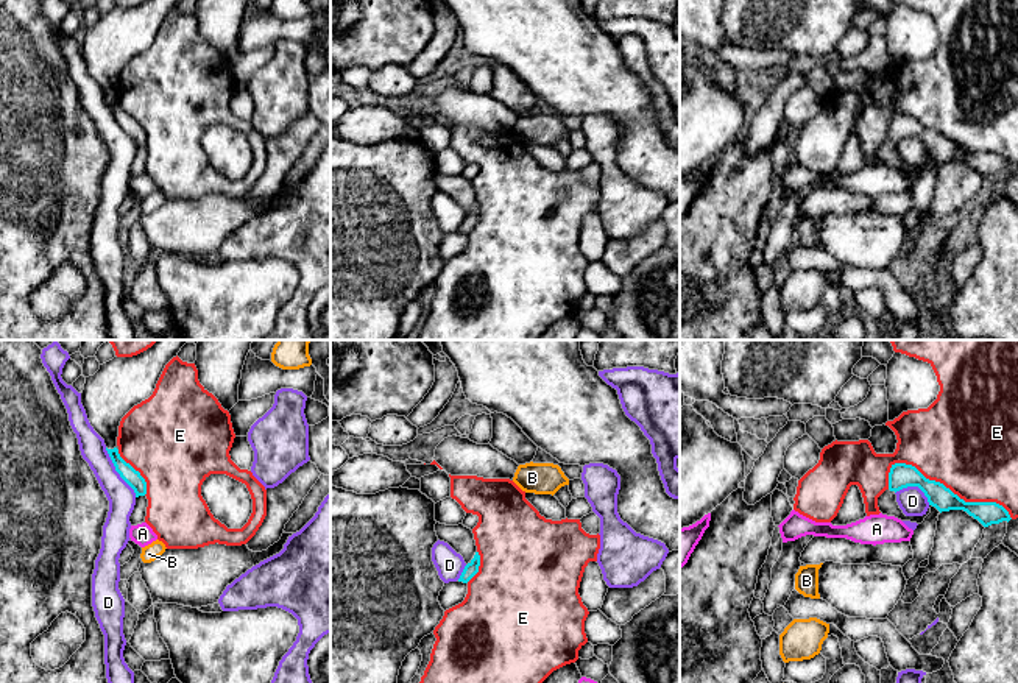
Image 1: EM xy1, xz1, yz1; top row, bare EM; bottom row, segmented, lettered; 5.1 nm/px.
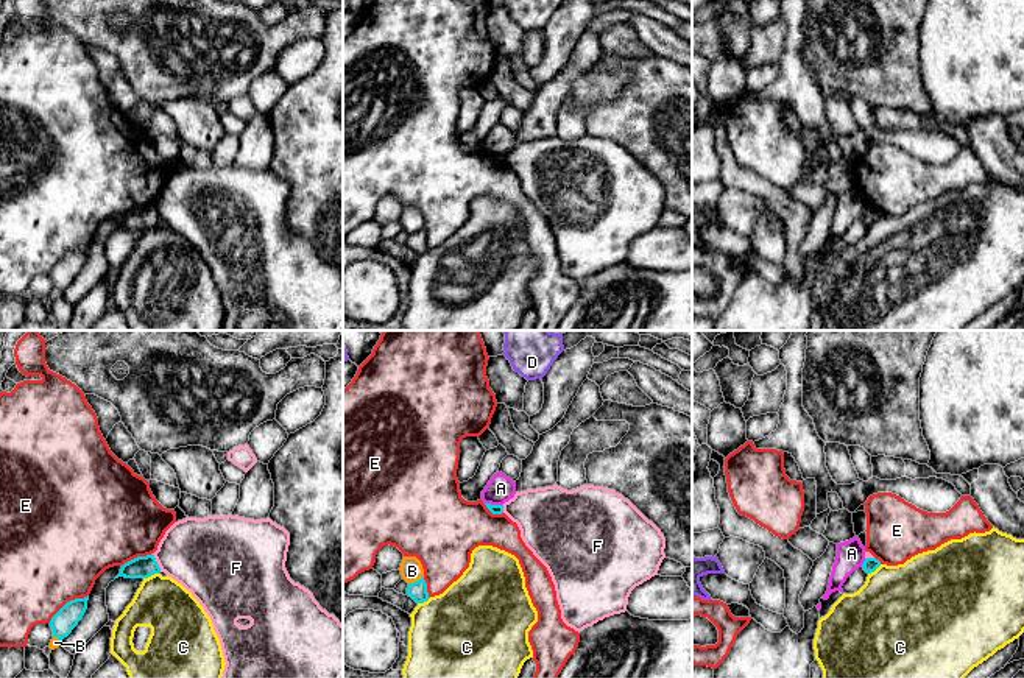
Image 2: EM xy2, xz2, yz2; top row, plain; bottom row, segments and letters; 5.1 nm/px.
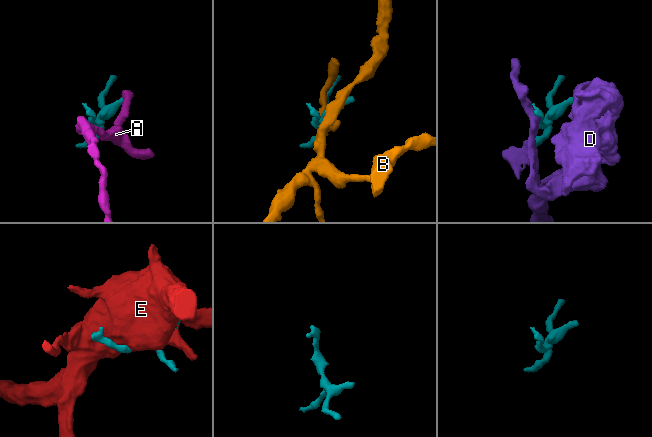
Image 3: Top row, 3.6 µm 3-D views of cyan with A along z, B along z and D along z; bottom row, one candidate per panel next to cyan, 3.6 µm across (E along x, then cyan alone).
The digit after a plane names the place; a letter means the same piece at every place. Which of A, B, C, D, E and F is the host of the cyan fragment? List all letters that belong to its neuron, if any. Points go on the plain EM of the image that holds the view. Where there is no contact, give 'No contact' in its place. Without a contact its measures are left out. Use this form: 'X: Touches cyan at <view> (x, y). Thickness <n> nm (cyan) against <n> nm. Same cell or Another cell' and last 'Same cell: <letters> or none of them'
A: Touches cyan at xz2 (493, 156). Thickness 50 nm (cyan) against 140 nm. Another cell
B: Touches cyan at xz2 (415, 233). Thickness 100 nm (cyan) against 120 nm. Another cell
C: Touches cyan at xy2 (150, 226). Thickness 110 nm (cyan) against 280 nm. Another cell
D: Touches cyan at xy1 (117, 122). Thickness 90 nm (cyan) against 140 nm. Another cell
E: Touches cyan at yz1 (950, 141). Thickness 120 nm (cyan) against 480 nm. Another cell
F: Touches cyan at xy2 (156, 214). Thickness 110 nm (cyan) against 380 nm. Another cell
Same cell: none of them

